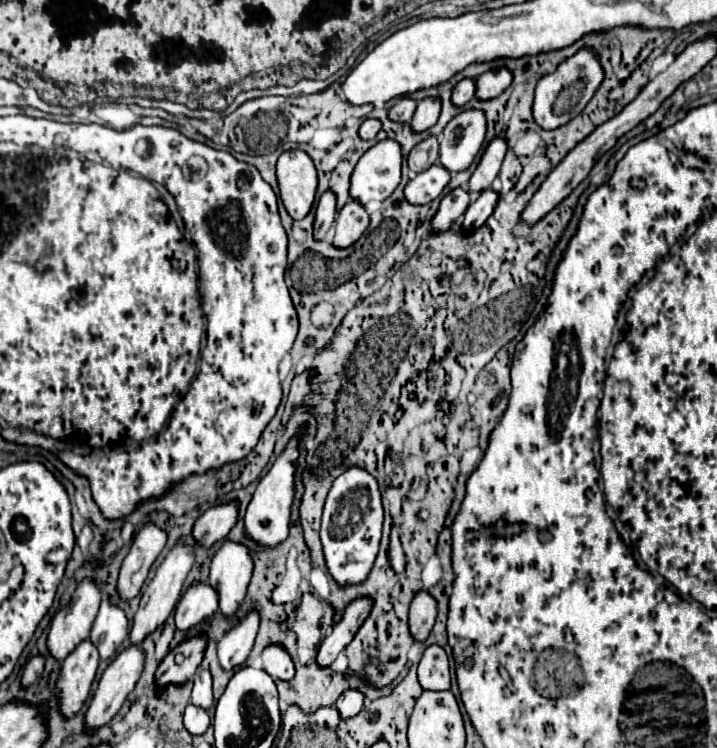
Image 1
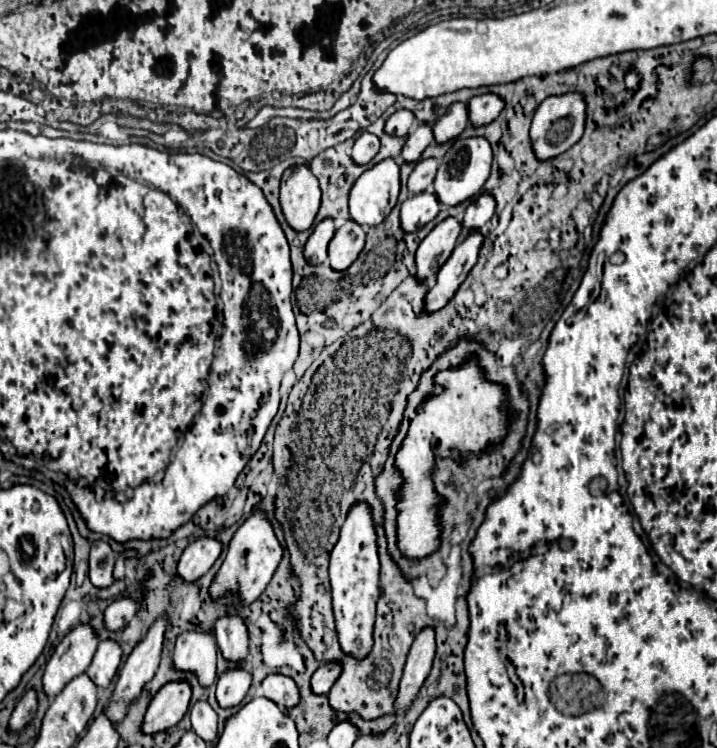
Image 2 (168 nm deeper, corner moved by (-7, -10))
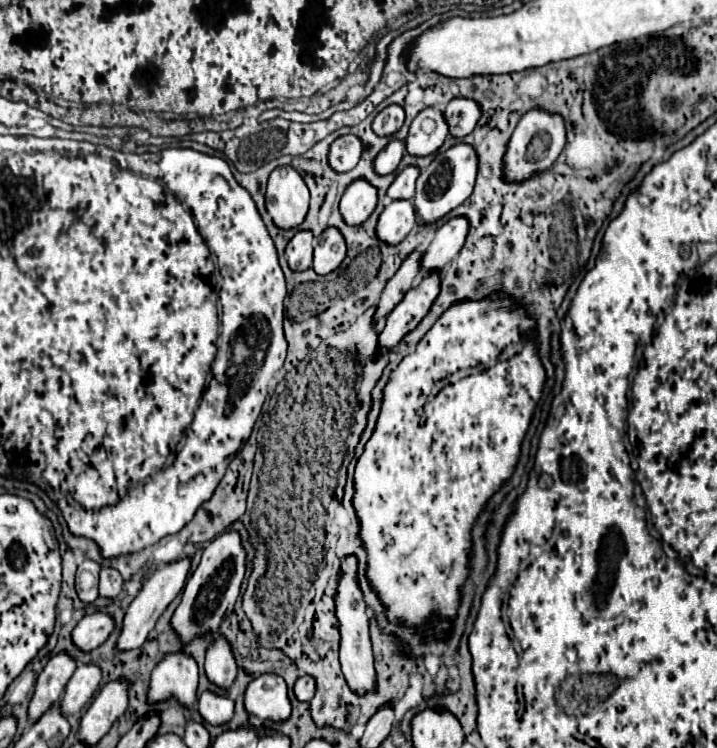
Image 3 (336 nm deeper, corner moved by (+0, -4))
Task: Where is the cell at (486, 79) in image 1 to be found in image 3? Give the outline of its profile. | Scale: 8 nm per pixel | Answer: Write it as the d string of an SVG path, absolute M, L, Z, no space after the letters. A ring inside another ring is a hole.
M457 97L445 107L445 119L449 121L449 133L453 137L469 135L481 119L481 107L473 99Z

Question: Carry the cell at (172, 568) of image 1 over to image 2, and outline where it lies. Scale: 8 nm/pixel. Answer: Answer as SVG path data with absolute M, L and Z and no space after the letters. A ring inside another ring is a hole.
M160 617L160 619L150 627L148 635L136 645L136 649L132 651L132 655L126 659L126 663L124 663L120 675L118 675L118 681L116 681L112 699L110 699L110 701L106 703L106 707L104 707L104 715L108 717L108 721L110 721L112 725L118 725L118 723L126 717L128 707L130 707L132 703L136 703L136 699L138 699L140 691L144 689L144 685L154 677L154 673L156 673L156 669L158 669L158 663L160 663L160 651L162 651L162 643L164 643L164 635L166 635L168 627L170 627L168 621L166 621L164 617Z

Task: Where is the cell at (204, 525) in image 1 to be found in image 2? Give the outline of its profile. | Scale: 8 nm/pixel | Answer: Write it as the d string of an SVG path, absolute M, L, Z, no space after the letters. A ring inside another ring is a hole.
M212 537L196 539L184 549L176 565L176 577L186 583L198 581L204 573L208 573L208 569L214 565L220 553L222 553L222 545L216 539Z

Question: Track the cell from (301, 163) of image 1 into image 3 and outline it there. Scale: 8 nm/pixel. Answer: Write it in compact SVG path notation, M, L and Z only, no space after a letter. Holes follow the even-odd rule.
M277 167L269 175L267 211L281 229L299 227L309 209L309 189L293 167Z

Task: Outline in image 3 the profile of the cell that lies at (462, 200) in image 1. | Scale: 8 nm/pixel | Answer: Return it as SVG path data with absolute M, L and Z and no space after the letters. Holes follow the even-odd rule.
M415 249L415 251L411 251L407 255L407 259L401 263L399 271L387 283L387 287L385 287L385 291L383 291L381 299L379 299L377 317L385 319L395 309L395 305L401 301L401 297L411 289L413 281L421 273L421 259L423 259L423 251L419 251L419 249Z

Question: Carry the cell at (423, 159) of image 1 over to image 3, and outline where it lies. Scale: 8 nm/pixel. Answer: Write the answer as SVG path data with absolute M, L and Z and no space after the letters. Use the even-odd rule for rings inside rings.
M409 165L403 171L399 171L397 177L395 177L395 181L393 181L393 185L389 187L387 195L391 199L411 199L413 193L415 193L415 181L417 181L419 173L421 171L415 165Z

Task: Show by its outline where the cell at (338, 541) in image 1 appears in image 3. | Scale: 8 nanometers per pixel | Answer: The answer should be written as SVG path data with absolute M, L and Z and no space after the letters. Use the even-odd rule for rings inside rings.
M345 555L341 561L341 575L337 581L337 589L333 595L335 601L335 617L339 621L339 661L343 675L349 687L357 693L365 693L375 687L375 669L373 669L373 651L371 651L371 637L369 637L369 617L367 617L367 603L363 599L363 591L357 579L357 557Z

